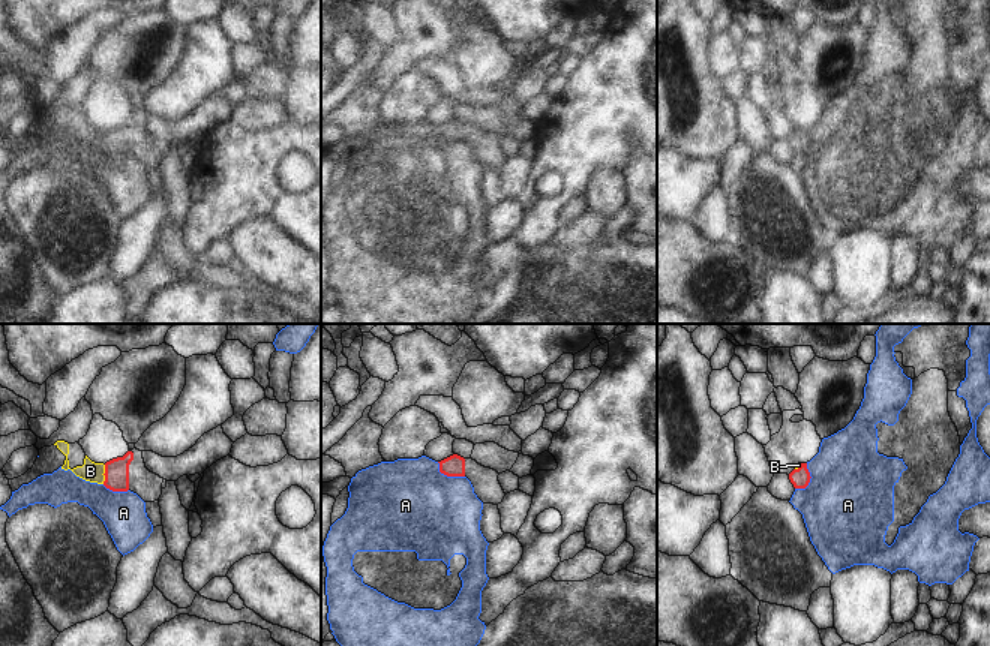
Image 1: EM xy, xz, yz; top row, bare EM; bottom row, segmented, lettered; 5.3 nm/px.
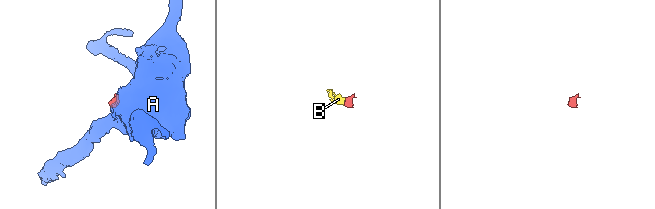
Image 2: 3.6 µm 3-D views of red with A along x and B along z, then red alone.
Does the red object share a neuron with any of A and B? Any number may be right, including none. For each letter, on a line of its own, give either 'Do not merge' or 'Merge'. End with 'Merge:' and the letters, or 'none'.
A: Do not merge
B: Merge
Merge: B.

